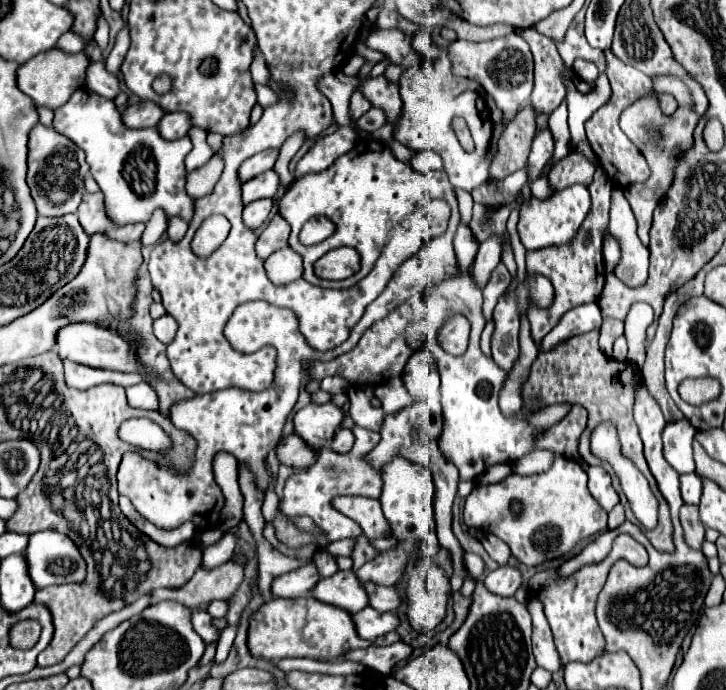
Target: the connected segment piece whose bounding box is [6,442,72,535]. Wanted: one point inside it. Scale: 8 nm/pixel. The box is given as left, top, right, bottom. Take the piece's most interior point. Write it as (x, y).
(36, 514)

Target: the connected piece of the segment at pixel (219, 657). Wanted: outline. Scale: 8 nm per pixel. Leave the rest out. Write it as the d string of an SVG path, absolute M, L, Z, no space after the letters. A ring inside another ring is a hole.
M227 626L221 631L220 639L218 641L216 649L217 652L215 653L214 657L214 662L216 664L220 664L227 658L230 649L233 645L234 639L236 637L236 633L237 633L237 626L236 627Z

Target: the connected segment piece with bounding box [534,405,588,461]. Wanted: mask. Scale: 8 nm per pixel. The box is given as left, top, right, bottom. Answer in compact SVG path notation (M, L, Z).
M572 405L568 415L560 423L538 433L538 437L534 439L536 449L546 449L552 453L568 455L568 459L580 461L580 453L576 451L576 445L578 445L580 433L586 427L586 419L588 419L586 413L588 411L582 405Z

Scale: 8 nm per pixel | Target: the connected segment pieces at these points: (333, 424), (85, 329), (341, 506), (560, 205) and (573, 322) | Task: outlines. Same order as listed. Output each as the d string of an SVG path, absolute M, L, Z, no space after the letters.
M332 403L306 405L294 415L294 431L310 449L330 447L334 433L340 429L344 413Z
M68 323L68 327L62 327L56 333L56 347L58 347L58 355L62 359L70 359L70 361L76 361L82 365L110 369L110 371L124 371L124 373L140 371L142 375L146 375L144 365L140 361L136 361L136 357L130 353L128 343L120 335L116 335L114 331L108 331L108 329L94 327L92 323Z
M338 497L334 501L334 507L344 513L346 517L354 519L364 535L372 539L390 537L390 525L382 513L378 499L366 499L366 497Z
M570 185L562 191L552 193L548 199L536 199L534 195L520 205L520 219L518 219L518 235L522 245L530 249L542 249L550 245L566 245L574 239L578 227L582 225L584 217L588 215L590 207L590 193L584 185Z
M586 303L580 307L574 307L572 311L568 311L564 315L564 319L560 319L560 325L556 325L540 343L538 351L548 351L552 347L556 347L556 343L570 339L572 335L584 333L584 331L592 331L592 329L600 329L602 319L600 319L600 309L598 303Z

